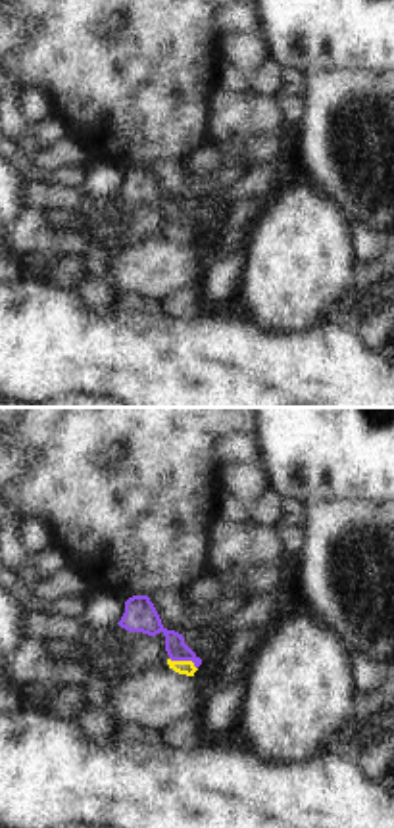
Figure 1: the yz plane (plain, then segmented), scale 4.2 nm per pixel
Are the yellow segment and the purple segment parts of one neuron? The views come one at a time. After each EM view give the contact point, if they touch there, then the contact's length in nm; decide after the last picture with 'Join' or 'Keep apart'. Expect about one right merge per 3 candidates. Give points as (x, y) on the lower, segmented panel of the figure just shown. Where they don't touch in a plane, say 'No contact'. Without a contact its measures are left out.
Touches yellow at (185, 661). Shared border 130 nm

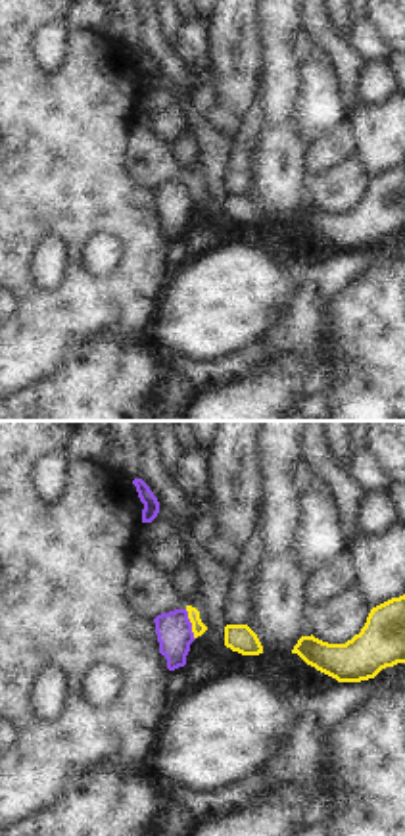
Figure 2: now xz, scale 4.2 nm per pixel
Touches yellow at (192, 625). Shared border 130 nm

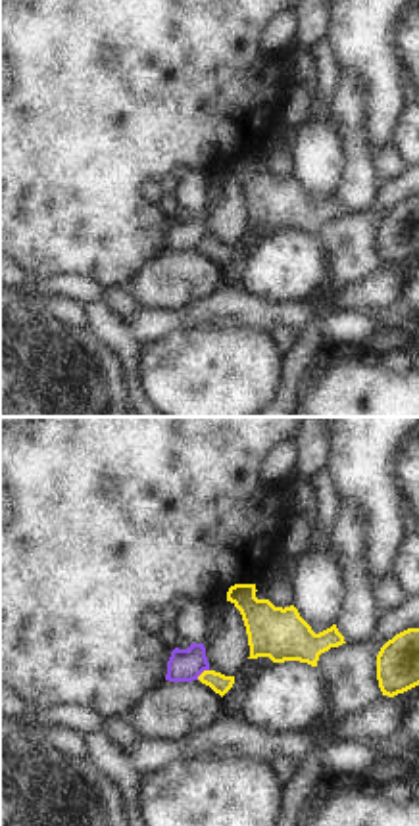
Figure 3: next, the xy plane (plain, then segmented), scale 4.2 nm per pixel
Touches yellow at (202, 673). Shared border 70 nm

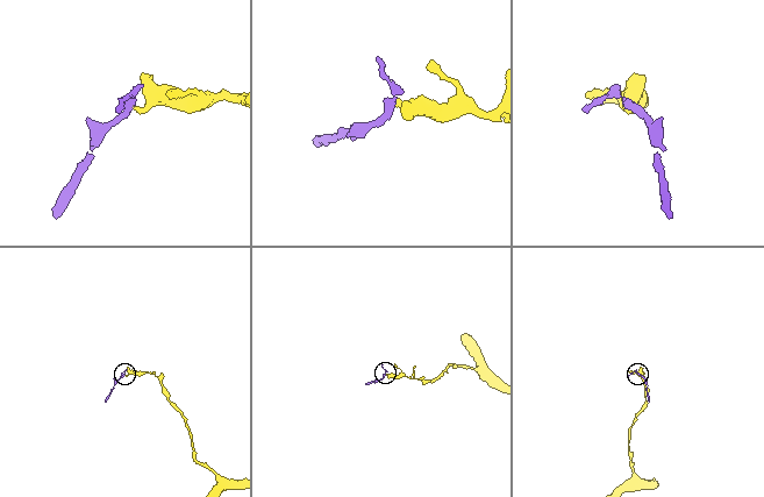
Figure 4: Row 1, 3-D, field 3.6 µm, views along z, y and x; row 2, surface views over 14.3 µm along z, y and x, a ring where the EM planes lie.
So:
Keep apart

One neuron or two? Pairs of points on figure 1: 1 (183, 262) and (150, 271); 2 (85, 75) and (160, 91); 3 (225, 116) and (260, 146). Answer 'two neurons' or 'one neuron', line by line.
1: one neuron
2: one neuron
3: two neurons

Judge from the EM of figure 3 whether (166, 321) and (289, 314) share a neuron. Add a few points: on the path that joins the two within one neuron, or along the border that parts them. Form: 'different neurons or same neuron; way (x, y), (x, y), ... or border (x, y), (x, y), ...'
same neuron; way (197, 315), (208, 312), (258, 314)

